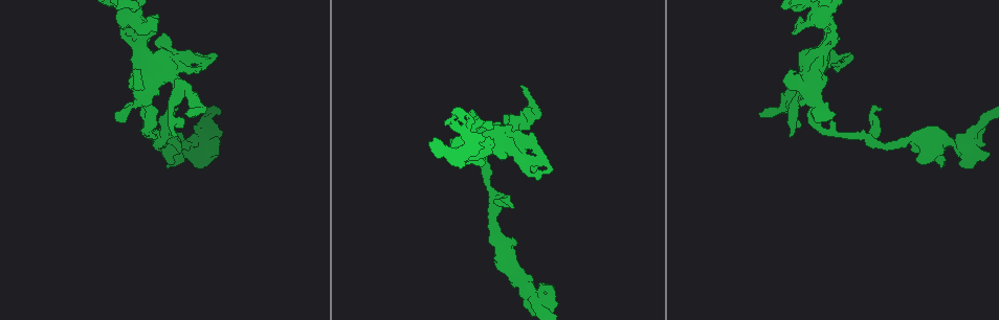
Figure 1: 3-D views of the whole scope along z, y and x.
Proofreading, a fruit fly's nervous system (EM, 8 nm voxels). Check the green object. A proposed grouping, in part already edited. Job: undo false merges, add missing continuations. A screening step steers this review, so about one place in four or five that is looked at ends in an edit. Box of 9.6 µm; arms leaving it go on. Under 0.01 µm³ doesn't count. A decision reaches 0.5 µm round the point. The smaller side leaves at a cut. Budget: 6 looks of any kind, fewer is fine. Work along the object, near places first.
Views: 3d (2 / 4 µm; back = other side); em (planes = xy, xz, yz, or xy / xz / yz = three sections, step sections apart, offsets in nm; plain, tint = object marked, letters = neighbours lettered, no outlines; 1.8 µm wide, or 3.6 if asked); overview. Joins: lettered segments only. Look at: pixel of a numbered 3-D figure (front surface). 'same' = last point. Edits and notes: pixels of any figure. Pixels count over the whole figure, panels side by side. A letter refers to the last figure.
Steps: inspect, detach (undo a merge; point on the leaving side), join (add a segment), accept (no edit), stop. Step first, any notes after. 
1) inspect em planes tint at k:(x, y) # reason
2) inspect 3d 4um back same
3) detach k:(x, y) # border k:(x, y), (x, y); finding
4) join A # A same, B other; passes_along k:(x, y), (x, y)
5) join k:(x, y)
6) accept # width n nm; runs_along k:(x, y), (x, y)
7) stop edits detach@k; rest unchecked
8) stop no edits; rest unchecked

inspect em 3.6um xy step 8 plain at 1:(792, 71) # branch stops here

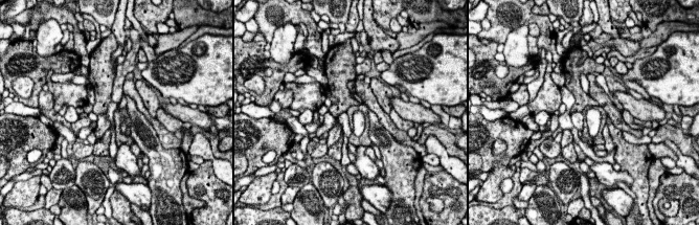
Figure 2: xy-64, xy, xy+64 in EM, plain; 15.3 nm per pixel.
inspect em 3.6um xy step 8 letters same

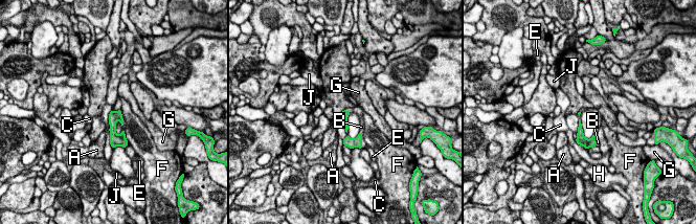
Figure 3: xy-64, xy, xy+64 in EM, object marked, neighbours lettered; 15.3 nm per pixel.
join B # A other, B same, C other, E other, F other, G other, H other, J other; passes_along 3:(348, 141), (361, 138), (361, 127); the neuron continues

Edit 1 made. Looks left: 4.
inspect overview

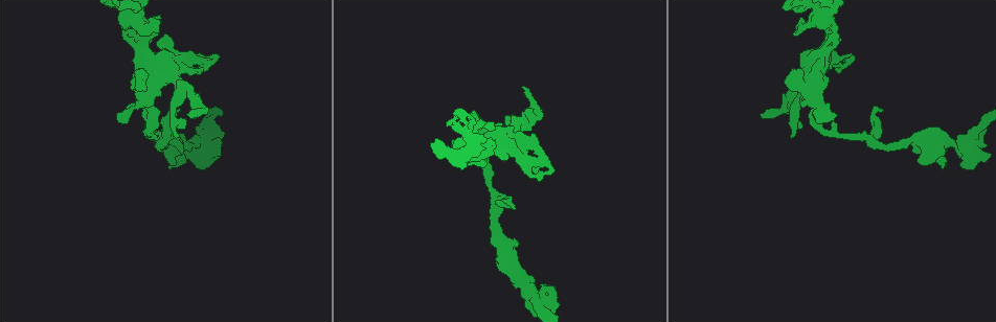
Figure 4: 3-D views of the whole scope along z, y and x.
inspect em planes letters at 4:(179, 135) # free end

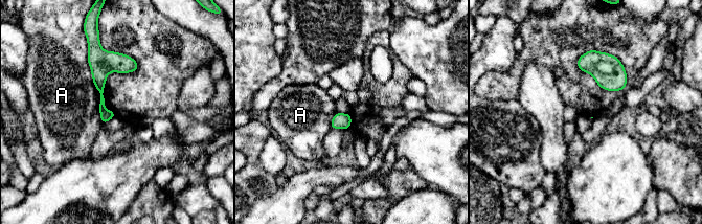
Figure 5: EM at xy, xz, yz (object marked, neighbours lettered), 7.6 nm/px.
accept # longest_contact A 600 nm; A other; none of them fits

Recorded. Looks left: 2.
inspect em xy step 16 tint at 4:(822, 17) # thick turns thin

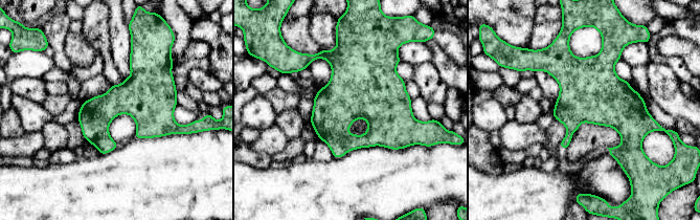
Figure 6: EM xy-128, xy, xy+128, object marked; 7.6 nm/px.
inspect em planes letters same # cut it another way

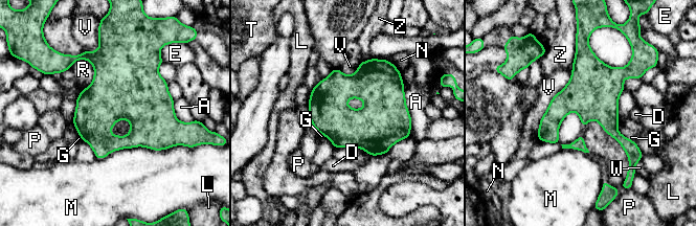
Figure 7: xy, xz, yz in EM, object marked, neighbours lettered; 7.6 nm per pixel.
accept # A other, D other, E other, G other, L other, M other, N other, P other, R other, T other, V other, W other, Z other; border 7:(619, 119), (618, 130), (632, 140); one neuron here

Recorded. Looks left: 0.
stop edits join@3; rest unchecked

